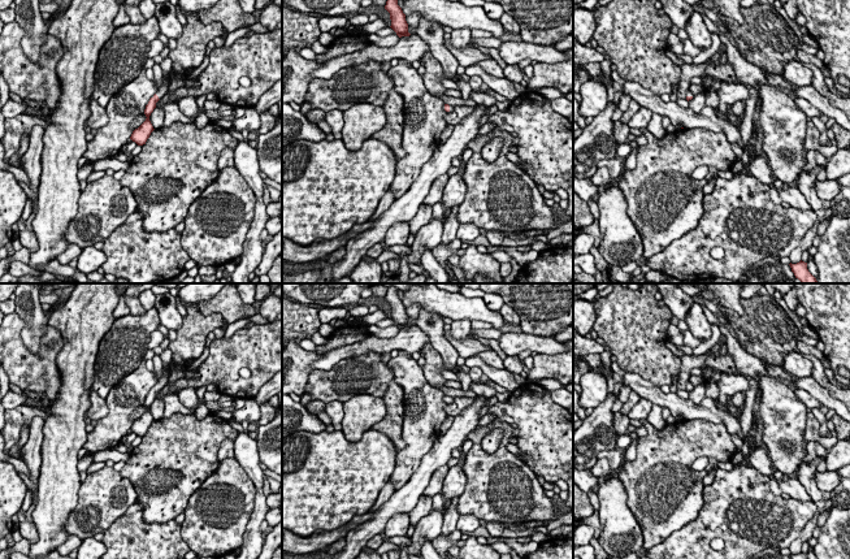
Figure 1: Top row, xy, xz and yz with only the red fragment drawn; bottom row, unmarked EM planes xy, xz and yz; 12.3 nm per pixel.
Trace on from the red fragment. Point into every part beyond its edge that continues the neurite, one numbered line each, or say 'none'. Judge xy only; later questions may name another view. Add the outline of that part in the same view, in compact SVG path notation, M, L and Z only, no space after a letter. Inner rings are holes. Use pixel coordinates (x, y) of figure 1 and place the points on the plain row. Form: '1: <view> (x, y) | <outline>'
1: xy (163, 381) | M169 369L170 370L170 369ZM162 370L162 376L161 378L157 381L156 386L159 387L159 390L161 390L165 385L168 385L168 380L170 377L169 370Z

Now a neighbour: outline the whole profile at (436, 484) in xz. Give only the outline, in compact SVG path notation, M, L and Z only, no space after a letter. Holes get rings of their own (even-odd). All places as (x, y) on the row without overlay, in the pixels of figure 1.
M447 464L434 471L434 473L430 477L429 485L424 490L425 497L430 497L433 499L434 495L437 495L438 493L442 493L443 481L448 471L450 471L450 467Z

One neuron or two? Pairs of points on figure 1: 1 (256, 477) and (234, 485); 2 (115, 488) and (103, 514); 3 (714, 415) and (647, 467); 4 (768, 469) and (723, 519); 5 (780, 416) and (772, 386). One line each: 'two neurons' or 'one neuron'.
1: two neurons
2: one neuron
3: two neurons
4: two neurons
5: one neuron

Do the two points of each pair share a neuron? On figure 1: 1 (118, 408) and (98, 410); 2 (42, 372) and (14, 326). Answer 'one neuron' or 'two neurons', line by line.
1: two neurons
2: one neuron

